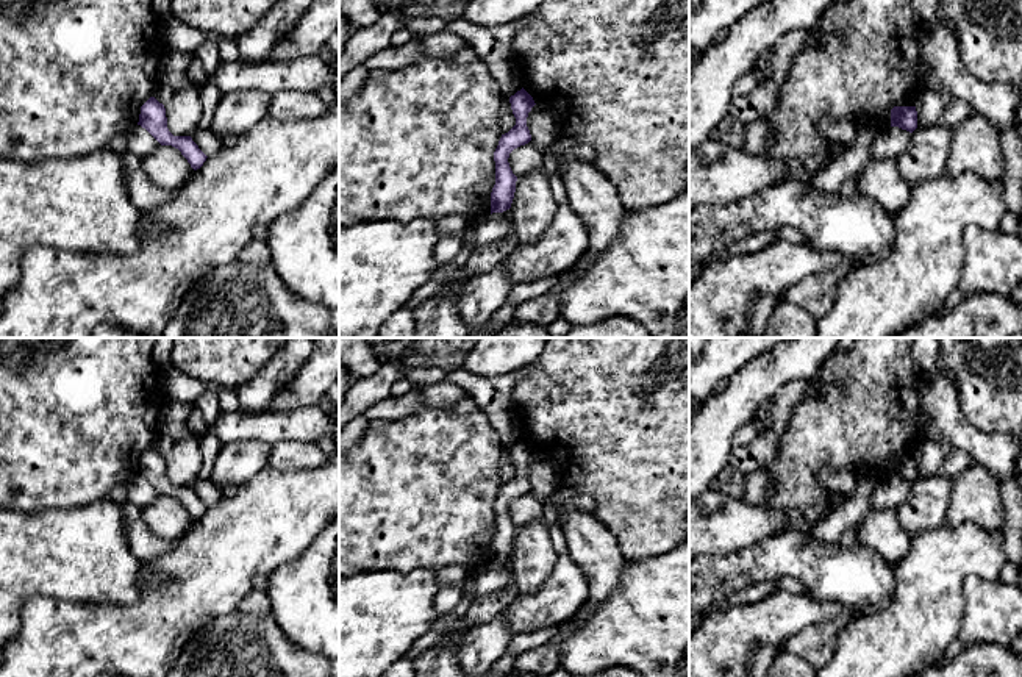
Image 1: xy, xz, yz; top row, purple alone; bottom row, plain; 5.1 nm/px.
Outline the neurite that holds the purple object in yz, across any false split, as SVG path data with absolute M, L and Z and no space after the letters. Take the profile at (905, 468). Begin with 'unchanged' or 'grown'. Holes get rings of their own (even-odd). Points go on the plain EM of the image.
unchanged; M894 457L891 460L891 477L913 483L917 478L916 457Z

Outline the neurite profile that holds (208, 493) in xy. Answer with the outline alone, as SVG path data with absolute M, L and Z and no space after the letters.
M197 478L191 485L192 491L206 507L214 507L223 497L220 488L209 480Z

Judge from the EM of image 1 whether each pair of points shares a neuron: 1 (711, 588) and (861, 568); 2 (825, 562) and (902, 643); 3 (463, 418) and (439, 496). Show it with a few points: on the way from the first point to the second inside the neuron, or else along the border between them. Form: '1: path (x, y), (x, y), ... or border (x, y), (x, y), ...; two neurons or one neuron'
1: path (749, 565), (818, 565), (824, 568); one neuron
2: border (879, 607), (852, 618), (839, 630); two neurons
3: path (460, 437), (453, 451), (439, 465), (439, 477); one neuron

